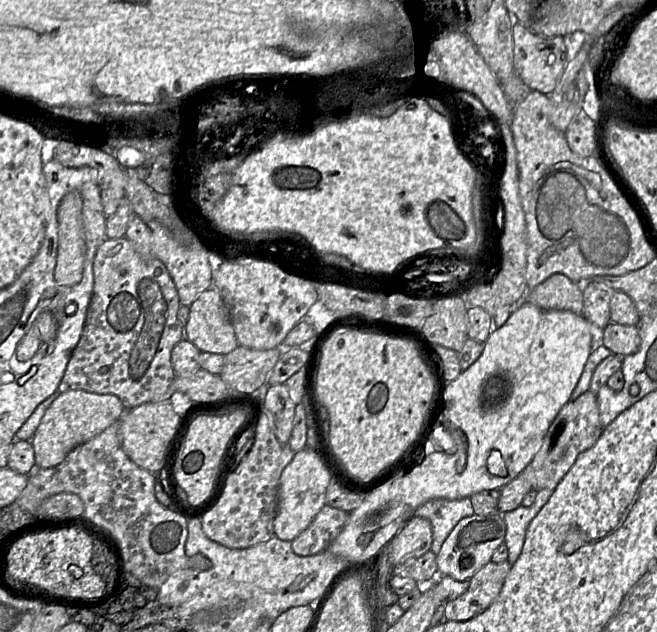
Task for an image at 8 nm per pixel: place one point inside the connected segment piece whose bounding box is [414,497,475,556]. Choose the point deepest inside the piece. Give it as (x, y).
(444, 514)

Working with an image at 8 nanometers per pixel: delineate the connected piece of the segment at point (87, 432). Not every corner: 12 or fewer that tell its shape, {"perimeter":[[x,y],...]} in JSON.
{"perimeter":[[62,393],[31,438],[37,467],[119,420],[113,394]]}

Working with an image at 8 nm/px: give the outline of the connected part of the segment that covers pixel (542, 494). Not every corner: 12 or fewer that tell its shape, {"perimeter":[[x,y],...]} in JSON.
{"perimeter":[[555,489],[538,491],[530,507],[520,505],[504,514],[511,565],[521,554],[530,522]]}

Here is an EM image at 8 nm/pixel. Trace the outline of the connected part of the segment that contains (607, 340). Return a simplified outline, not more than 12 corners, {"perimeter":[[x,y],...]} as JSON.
{"perimeter":[[610,322],[602,344],[614,354],[638,351],[637,326]]}

